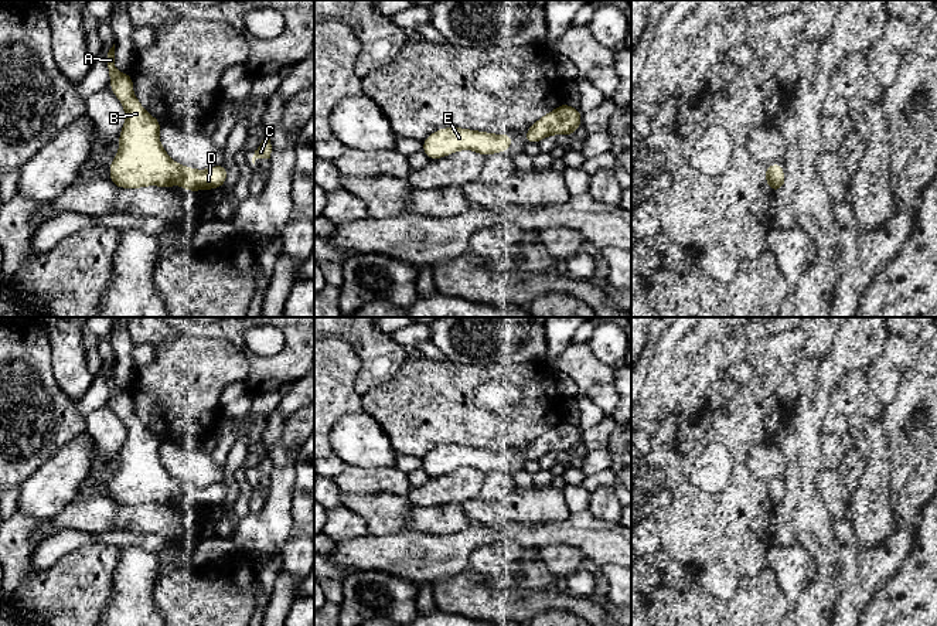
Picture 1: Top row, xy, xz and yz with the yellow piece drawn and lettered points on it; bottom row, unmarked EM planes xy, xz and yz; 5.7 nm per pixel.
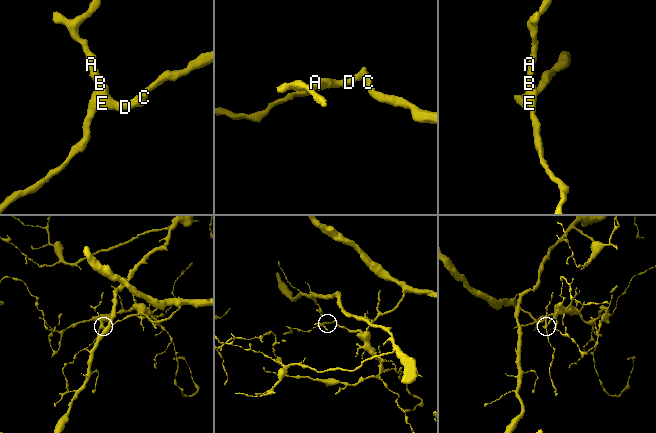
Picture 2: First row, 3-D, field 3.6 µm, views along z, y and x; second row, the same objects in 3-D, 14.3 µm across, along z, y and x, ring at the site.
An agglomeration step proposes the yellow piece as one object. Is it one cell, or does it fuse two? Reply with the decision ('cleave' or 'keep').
cleave

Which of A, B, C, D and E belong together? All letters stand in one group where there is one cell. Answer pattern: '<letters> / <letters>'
A B E / C D

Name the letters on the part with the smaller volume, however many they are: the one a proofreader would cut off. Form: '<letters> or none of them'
A, B, E

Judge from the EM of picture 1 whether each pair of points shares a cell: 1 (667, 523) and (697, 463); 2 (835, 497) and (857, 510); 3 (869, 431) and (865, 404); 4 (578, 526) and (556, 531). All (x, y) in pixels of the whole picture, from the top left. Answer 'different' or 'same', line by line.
1: same
2: different
3: different
4: same

